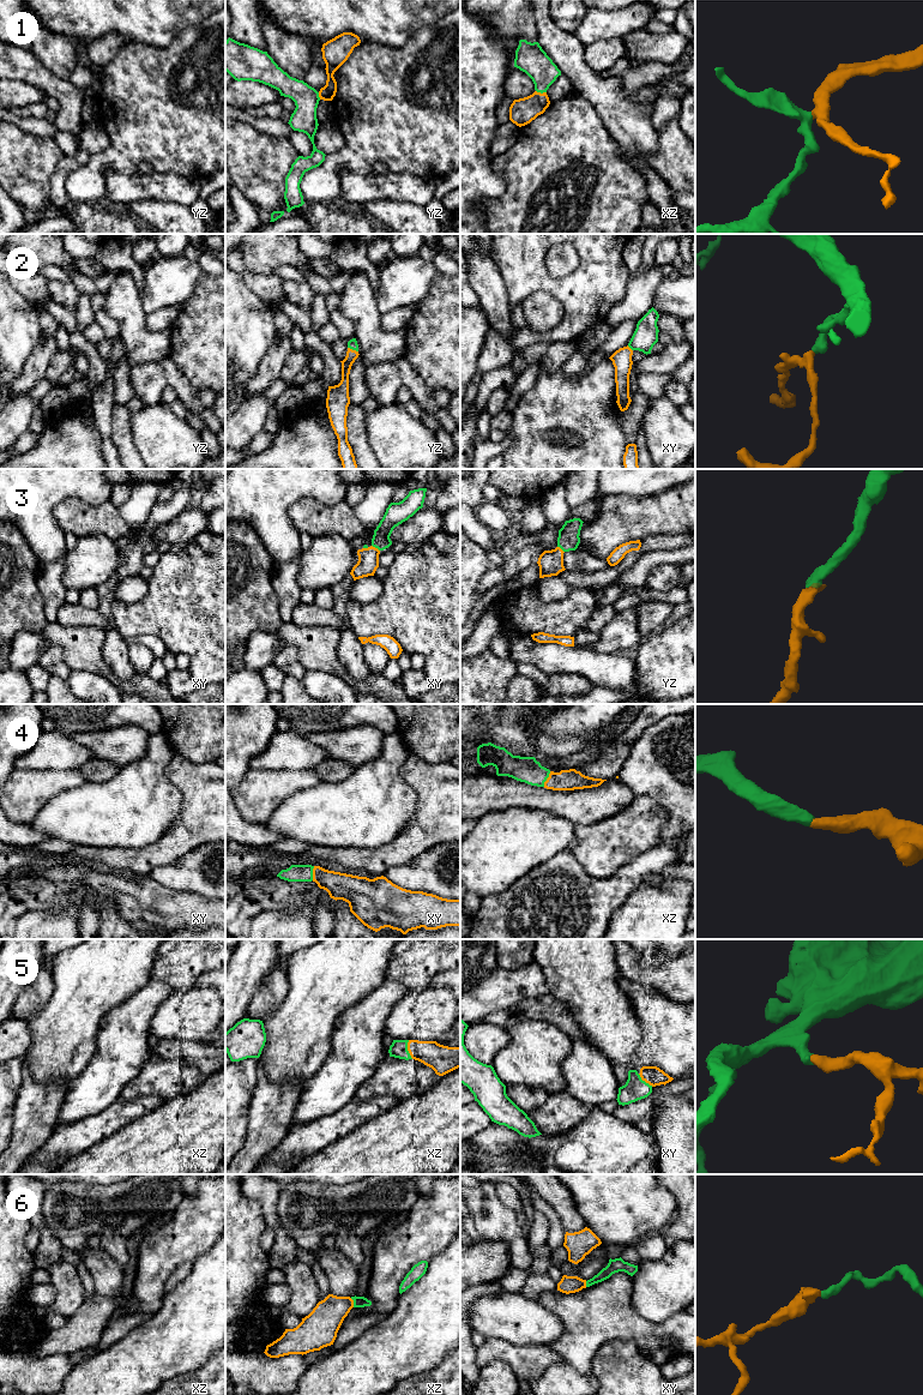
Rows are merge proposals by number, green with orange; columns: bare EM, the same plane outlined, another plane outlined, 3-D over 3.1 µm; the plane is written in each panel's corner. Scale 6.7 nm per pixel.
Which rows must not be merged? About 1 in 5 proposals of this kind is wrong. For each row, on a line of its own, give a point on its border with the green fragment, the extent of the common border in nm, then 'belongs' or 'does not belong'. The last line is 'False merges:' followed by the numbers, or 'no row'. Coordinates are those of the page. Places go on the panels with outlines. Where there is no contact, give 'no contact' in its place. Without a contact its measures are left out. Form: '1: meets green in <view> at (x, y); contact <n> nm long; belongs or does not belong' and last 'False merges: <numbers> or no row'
1: meets green in xz at (541, 92); contact 70 nm long; belongs
2: meets green in yz at (353, 349); contact 80 nm long; belongs
3: meets green in xy at (375, 547); contact 70 nm long; belongs
4: meets green in xz at (547, 777); contact 120 nm long; belongs
5: meets green in xz at (406, 1050); contact 130 nm long; belongs
6: meets green in xz at (354, 1303); contact 70 nm long; belongs
False merges: no row

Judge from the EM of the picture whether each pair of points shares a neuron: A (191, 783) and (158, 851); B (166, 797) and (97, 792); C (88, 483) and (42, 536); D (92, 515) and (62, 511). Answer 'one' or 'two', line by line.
A: one
B: one
C: one
D: one

